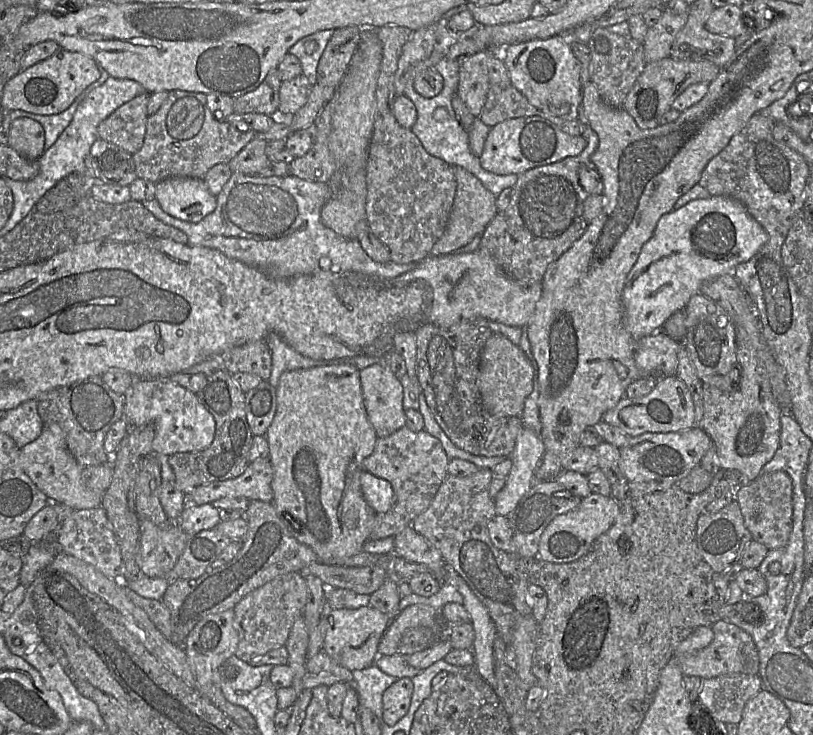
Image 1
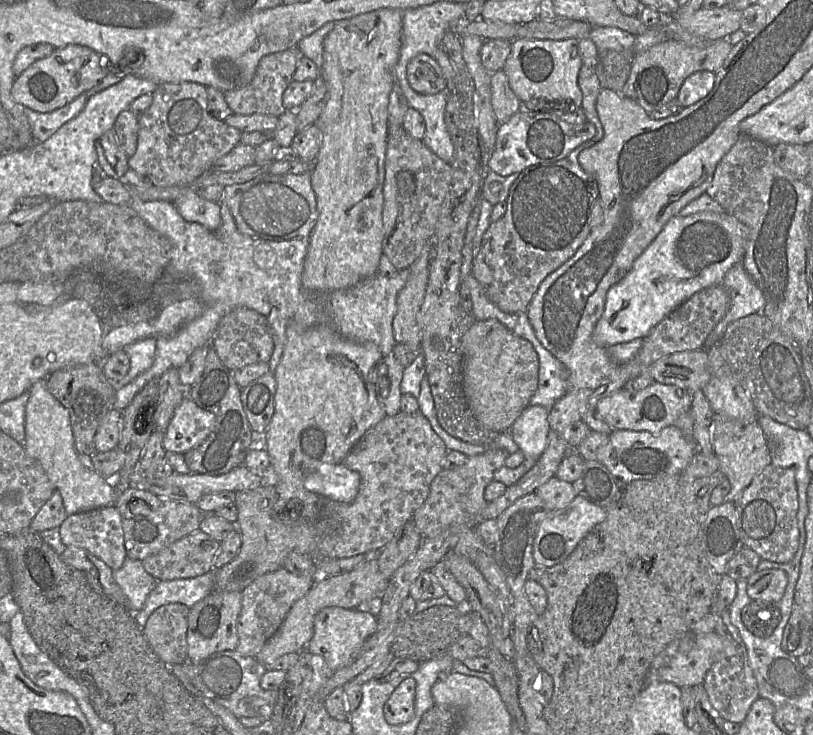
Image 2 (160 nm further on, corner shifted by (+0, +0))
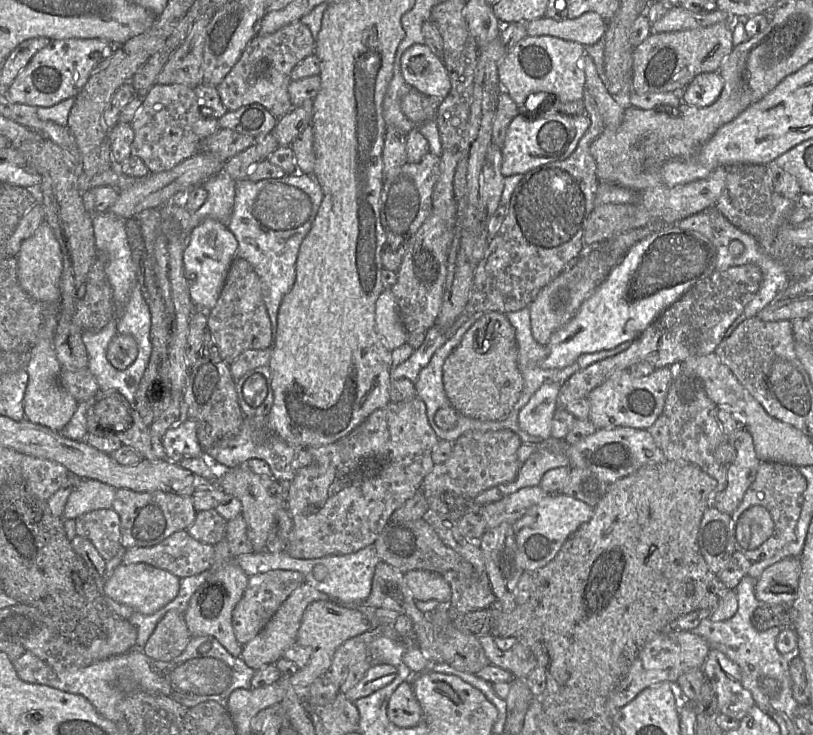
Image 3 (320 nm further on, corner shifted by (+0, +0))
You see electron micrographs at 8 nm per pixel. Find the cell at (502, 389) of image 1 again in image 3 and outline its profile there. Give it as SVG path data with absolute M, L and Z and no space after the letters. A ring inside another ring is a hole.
M500 312L481 314L463 335L459 345L445 359L443 383L451 405L464 416L481 421L502 421L508 417L523 389L518 367L518 346L515 330L506 315Z

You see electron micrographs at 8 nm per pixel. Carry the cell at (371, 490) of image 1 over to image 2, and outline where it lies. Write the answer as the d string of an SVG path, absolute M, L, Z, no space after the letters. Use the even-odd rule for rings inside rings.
M325 463L305 475L304 486L324 499L350 503L359 491L360 475L342 463Z

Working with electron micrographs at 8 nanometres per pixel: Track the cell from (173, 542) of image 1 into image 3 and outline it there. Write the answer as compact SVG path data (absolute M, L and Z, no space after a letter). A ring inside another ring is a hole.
M117 489L112 509L119 515L120 543L126 549L155 546L173 533L188 529L197 514L192 496L180 496L162 491L135 492Z

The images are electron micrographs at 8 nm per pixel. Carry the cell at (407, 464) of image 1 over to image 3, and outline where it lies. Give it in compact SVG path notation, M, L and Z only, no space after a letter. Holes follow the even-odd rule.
M415 396L411 400L404 402L389 402L386 406L372 412L361 424L354 428L343 438L334 443L323 445L310 450L312 461L309 465L300 468L294 478L285 483L287 486L287 509L293 520L293 528L289 535L284 552L293 558L313 559L327 555L345 555L374 544L380 533L383 531L392 514L400 508L408 499L422 489L422 483L425 476L432 470L434 463L432 460L432 451L439 439L429 424L425 403Z

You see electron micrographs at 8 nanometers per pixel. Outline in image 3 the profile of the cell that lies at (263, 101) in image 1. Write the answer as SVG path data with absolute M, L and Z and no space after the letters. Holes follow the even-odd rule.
M300 20L294 21L272 34L257 34L247 44L239 60L216 87L228 111L259 104L276 119L281 119L293 108L288 94L293 68L314 53L315 39Z

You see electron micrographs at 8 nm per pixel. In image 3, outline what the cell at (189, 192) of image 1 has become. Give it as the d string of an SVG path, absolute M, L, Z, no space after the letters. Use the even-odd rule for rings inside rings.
M214 219L204 220L187 237L183 262L190 298L197 312L210 312L216 306L237 249L238 242L227 225Z

